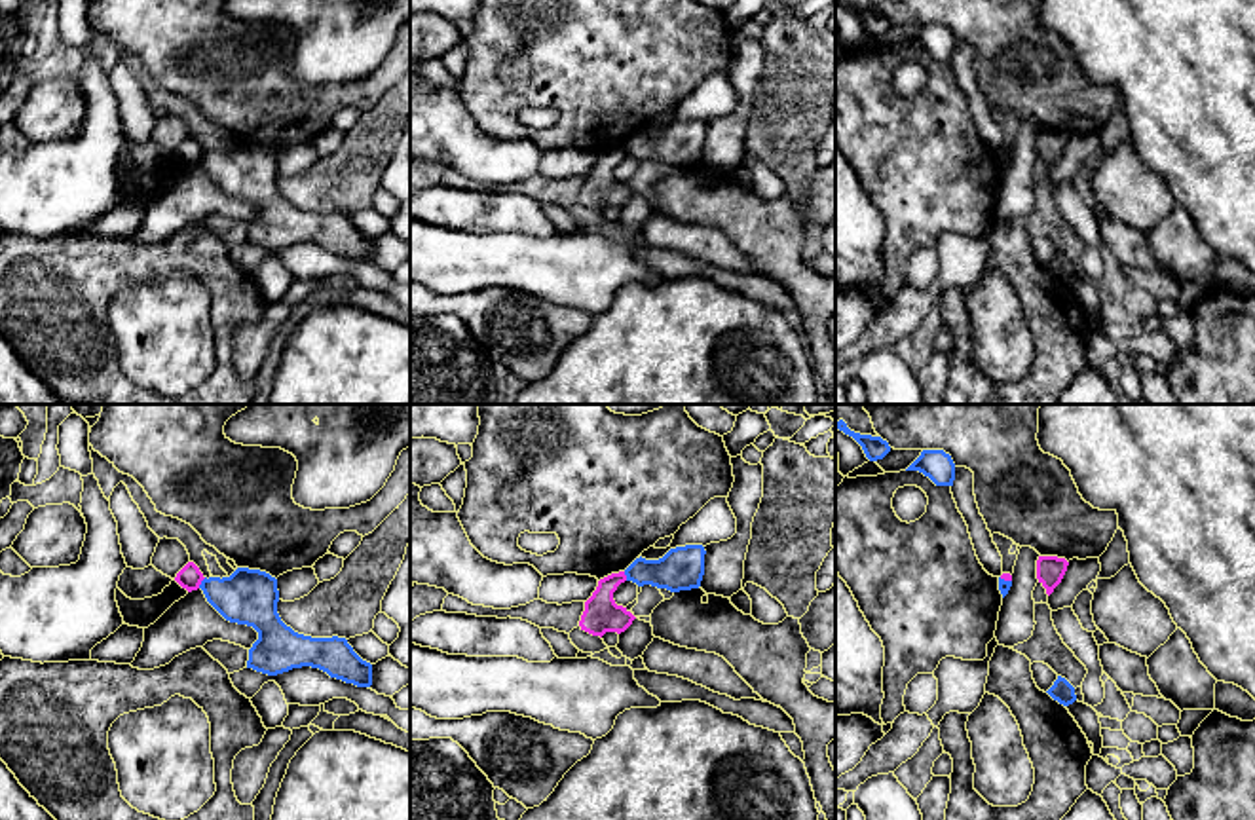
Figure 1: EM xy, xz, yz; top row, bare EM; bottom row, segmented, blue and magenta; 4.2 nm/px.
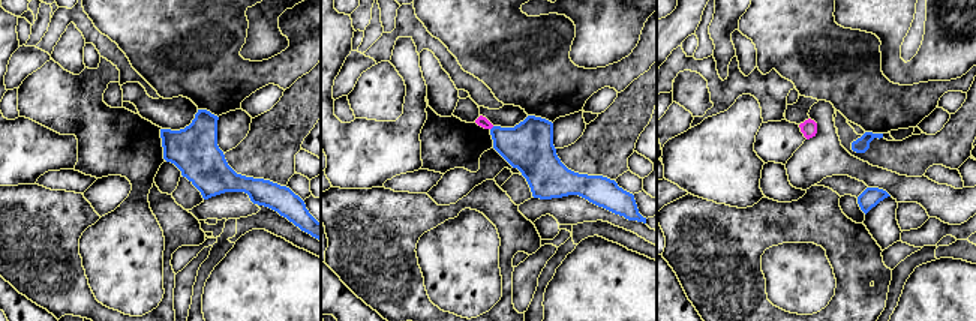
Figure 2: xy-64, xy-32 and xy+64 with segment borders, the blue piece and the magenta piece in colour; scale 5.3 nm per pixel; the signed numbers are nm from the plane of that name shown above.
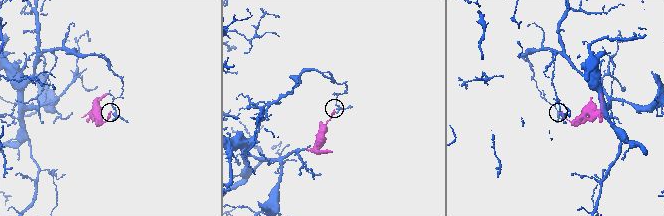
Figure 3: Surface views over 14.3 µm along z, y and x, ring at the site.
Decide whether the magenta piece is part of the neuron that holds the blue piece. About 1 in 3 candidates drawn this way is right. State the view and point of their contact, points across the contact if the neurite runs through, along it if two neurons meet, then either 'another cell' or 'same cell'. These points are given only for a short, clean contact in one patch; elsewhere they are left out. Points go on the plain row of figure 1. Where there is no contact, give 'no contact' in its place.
xy (202, 158) | along xy (206, 152), (198, 162) | another cell

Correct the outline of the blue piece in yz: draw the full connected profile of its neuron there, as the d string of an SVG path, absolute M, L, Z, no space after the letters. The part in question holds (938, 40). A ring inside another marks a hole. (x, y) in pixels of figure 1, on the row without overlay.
M923 25L906 46L919 46L936 61L953 61L955 55L955 38L944 25Z

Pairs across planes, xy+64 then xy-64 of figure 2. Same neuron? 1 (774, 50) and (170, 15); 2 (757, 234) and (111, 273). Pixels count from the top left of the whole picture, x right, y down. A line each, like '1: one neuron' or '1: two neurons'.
1: one neuron
2: two neurons

